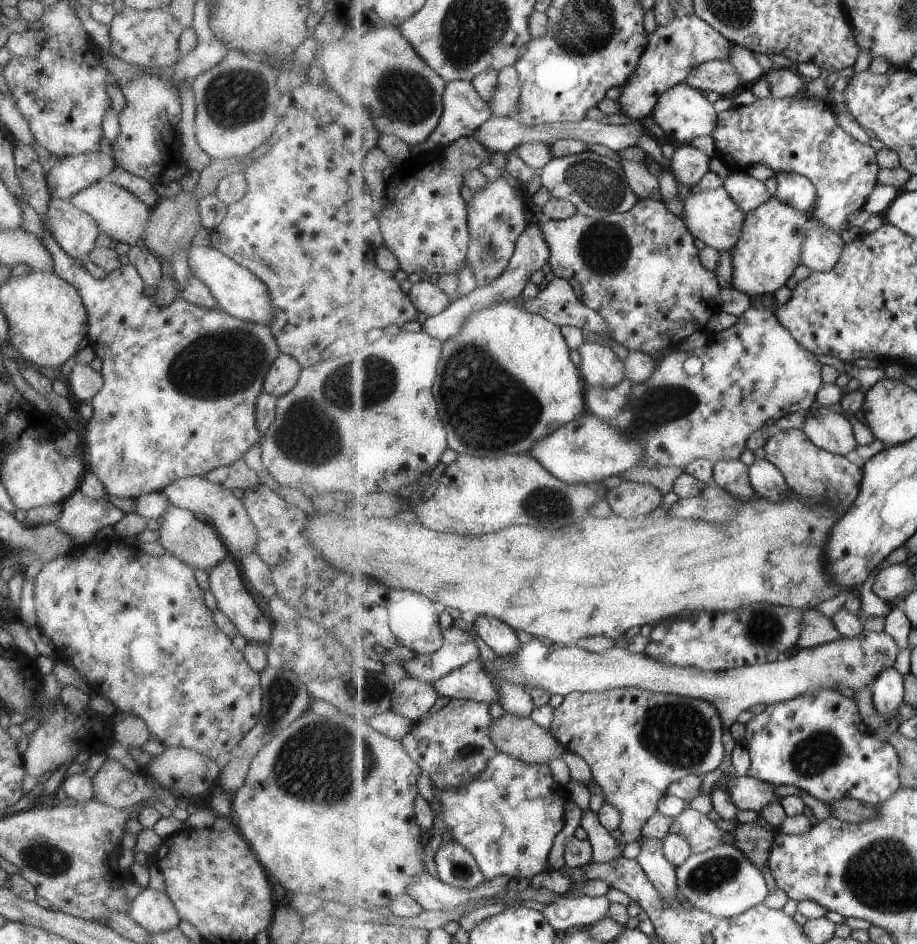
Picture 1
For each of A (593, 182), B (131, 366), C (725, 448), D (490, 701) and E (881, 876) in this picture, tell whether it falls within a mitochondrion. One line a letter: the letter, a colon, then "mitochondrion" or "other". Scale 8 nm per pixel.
A: mitochondrion
B: other
C: other
D: other
E: mitochondrion

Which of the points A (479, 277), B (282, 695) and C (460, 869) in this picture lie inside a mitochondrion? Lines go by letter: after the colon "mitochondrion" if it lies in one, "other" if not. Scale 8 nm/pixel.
A: other
B: mitochondrion
C: mitochondrion

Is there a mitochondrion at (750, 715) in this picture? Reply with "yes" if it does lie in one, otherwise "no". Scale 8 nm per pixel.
no

